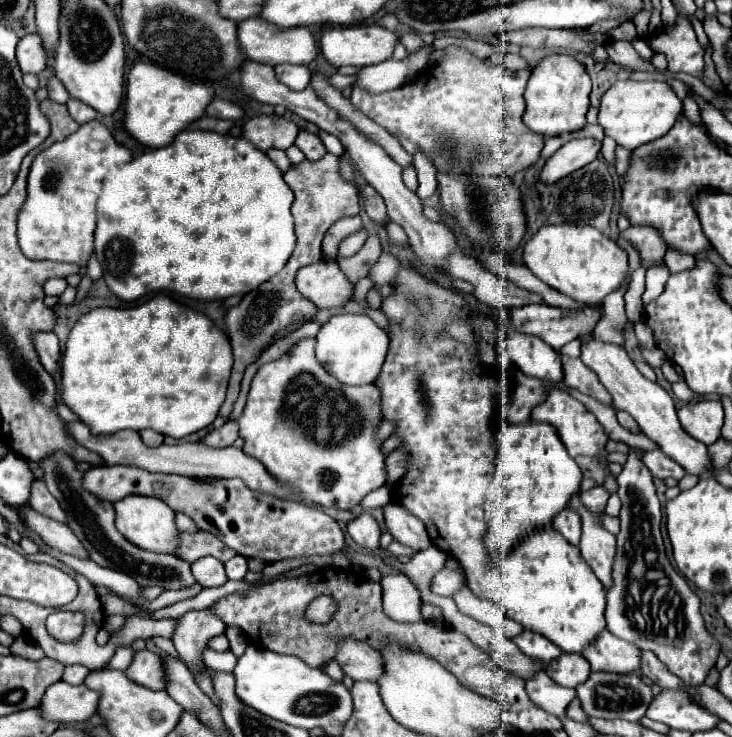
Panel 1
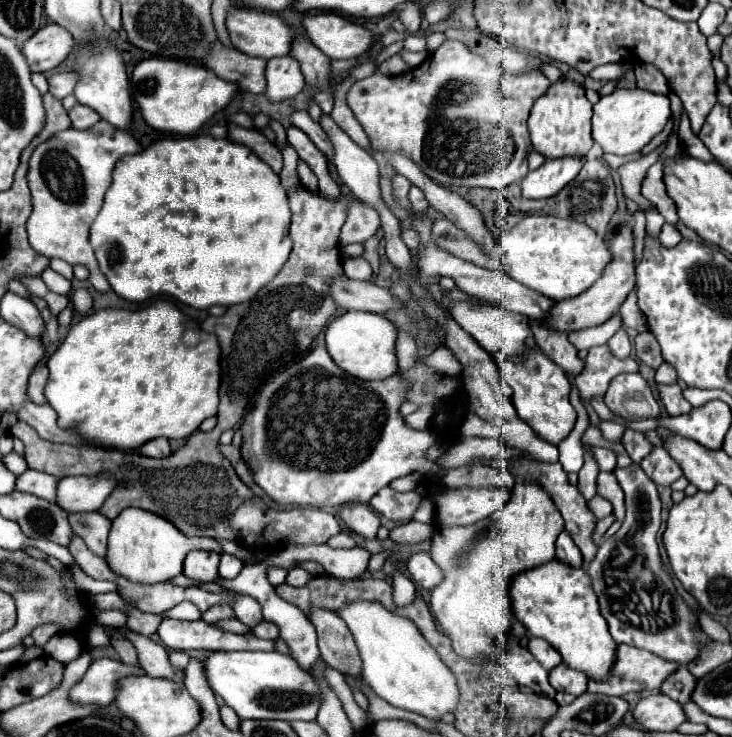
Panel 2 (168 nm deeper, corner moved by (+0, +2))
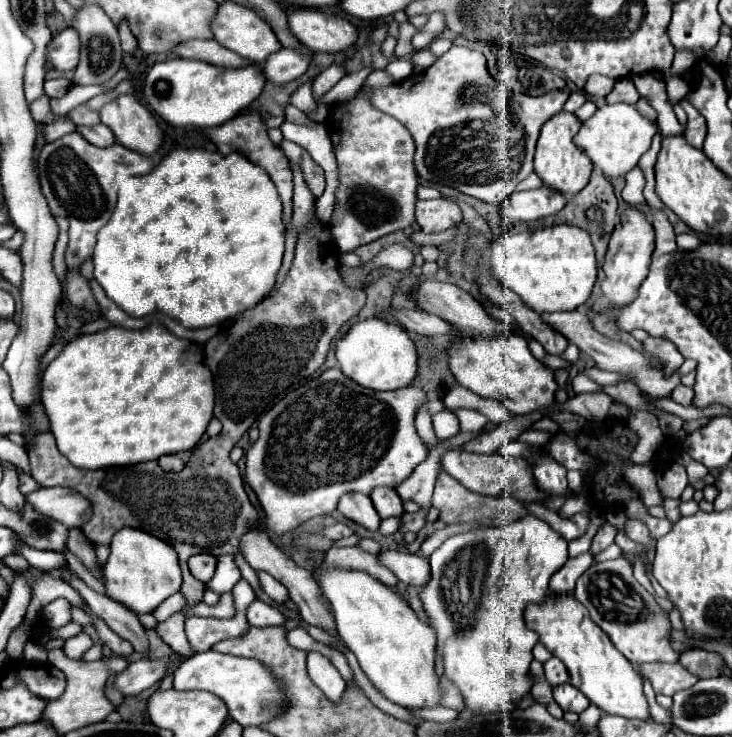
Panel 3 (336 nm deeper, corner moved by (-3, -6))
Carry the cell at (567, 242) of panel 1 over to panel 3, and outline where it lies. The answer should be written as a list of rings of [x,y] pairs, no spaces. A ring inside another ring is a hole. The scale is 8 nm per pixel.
[[[565,224],[501,236],[483,252],[483,262],[497,282],[521,296],[521,300],[539,314],[581,308],[589,300],[597,280],[595,248],[589,234]]]

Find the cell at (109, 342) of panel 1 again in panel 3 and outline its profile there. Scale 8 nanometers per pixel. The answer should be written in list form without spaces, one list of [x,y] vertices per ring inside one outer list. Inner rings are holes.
[[[155,322],[151,326],[147,326],[145,330],[125,330],[125,328],[107,328],[95,334],[81,334],[77,338],[73,338],[71,342],[65,344],[65,348],[57,354],[57,358],[45,368],[43,372],[43,392],[41,392],[41,402],[45,408],[45,414],[49,418],[49,430],[57,440],[57,448],[59,452],[77,468],[83,470],[99,470],[99,468],[111,468],[111,466],[129,466],[129,464],[139,464],[139,462],[147,462],[147,460],[157,460],[163,454],[177,454],[177,452],[185,452],[191,450],[201,436],[205,434],[205,428],[209,424],[209,420],[213,418],[213,380],[211,380],[211,372],[207,370],[205,362],[203,362],[203,352],[197,344],[177,338],[173,334],[169,334],[169,330]]]

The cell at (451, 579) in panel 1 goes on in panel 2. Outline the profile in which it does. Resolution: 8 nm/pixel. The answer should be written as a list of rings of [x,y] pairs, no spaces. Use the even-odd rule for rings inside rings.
[[[418,552],[418,554],[412,554],[406,562],[406,568],[408,572],[412,574],[412,580],[426,588],[426,590],[432,590],[434,586],[438,586],[442,580],[444,580],[444,574],[442,570],[436,566],[436,562],[430,558],[428,552]]]

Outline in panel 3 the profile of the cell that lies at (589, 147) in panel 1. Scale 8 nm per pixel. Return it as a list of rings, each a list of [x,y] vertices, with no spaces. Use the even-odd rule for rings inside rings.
[[[537,188],[527,192],[515,192],[503,206],[501,214],[509,222],[535,222],[539,218],[557,214],[567,204],[565,196],[551,188]]]

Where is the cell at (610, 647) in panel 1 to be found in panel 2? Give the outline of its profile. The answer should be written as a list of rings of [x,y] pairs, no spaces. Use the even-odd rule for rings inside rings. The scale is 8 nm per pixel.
[[[618,644],[612,672],[608,672],[608,678],[590,680],[588,692],[624,696],[628,692],[658,690],[674,668],[676,664],[658,658],[648,650]]]

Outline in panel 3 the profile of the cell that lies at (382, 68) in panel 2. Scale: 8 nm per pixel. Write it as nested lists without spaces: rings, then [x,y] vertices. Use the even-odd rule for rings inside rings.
[[[423,49],[420,50],[420,52],[417,52],[412,57],[412,64],[413,66],[419,66],[421,68],[429,68],[437,58],[434,56],[434,54],[429,49]]]

